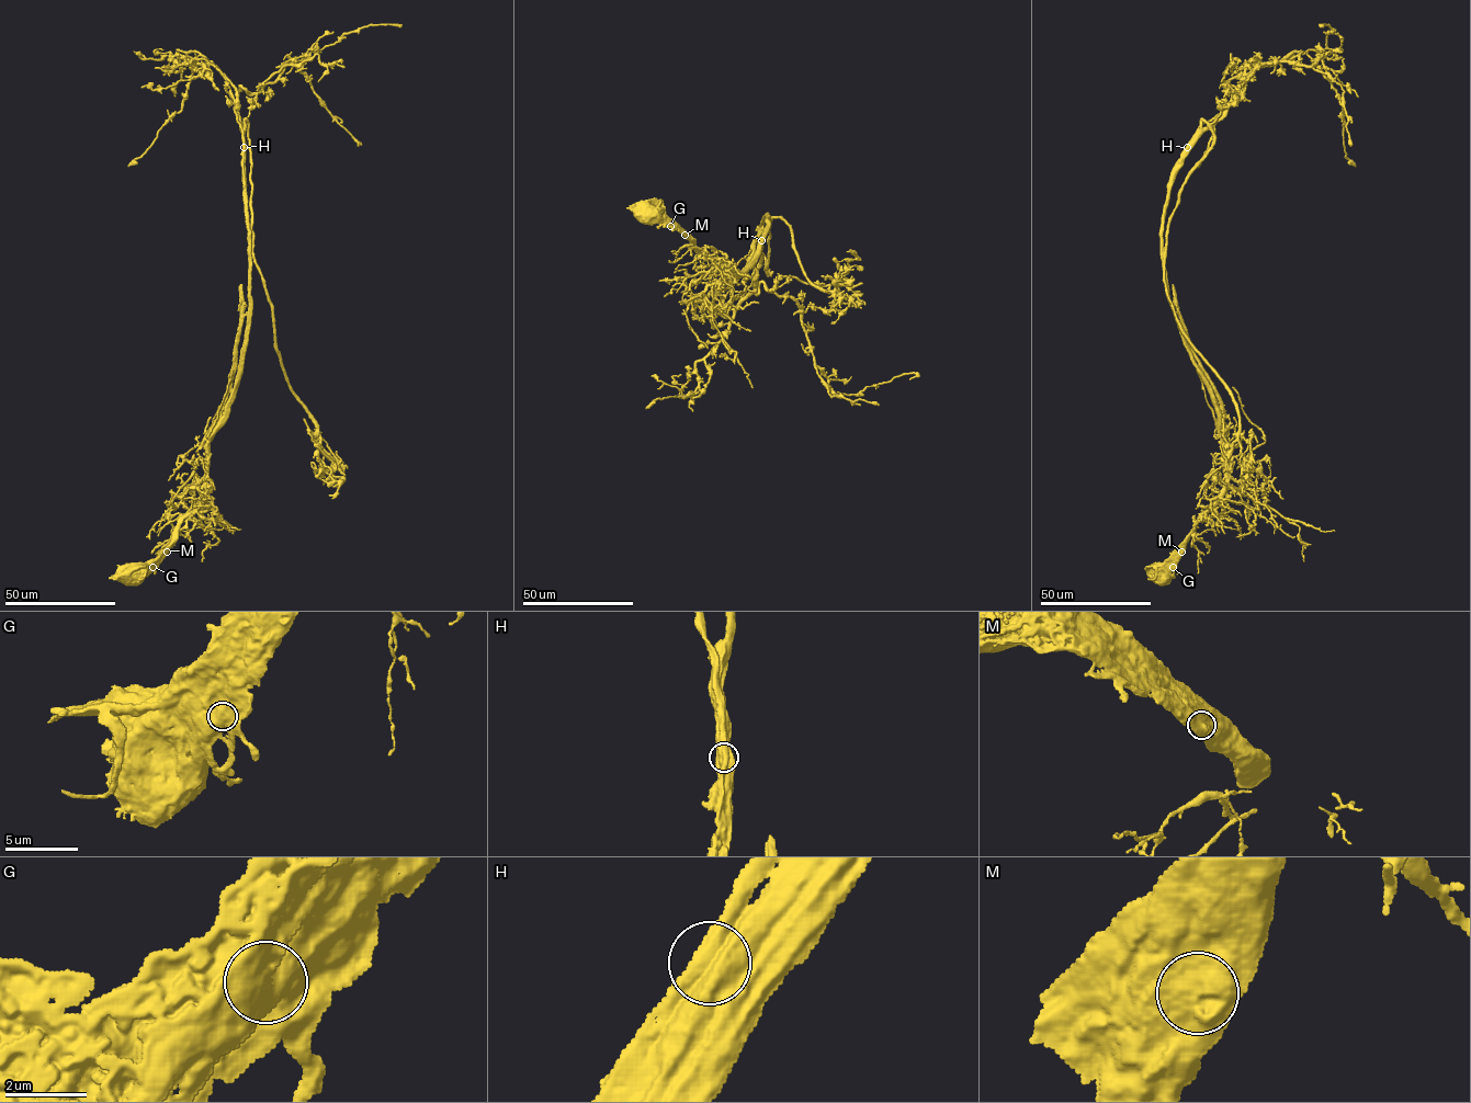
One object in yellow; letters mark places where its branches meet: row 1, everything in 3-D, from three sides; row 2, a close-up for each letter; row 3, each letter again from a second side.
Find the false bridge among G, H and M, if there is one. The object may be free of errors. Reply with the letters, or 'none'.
H

